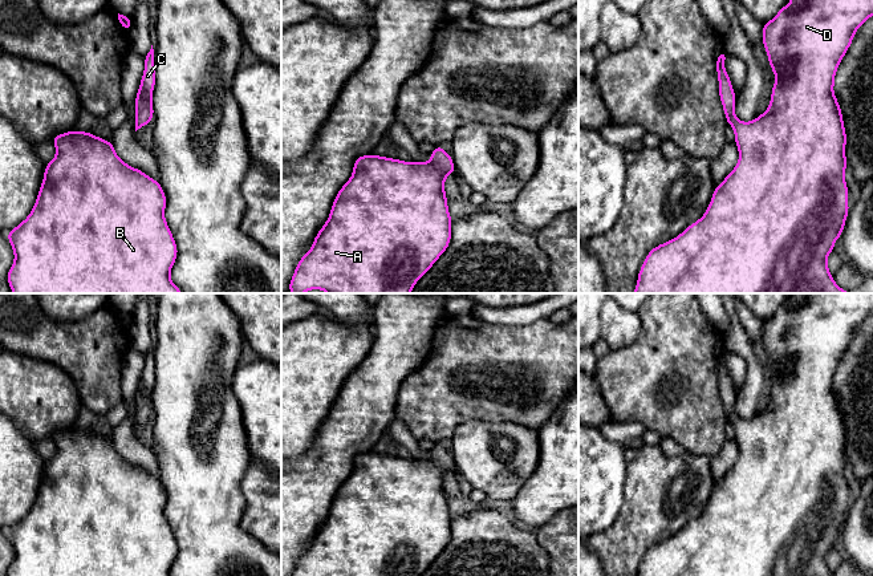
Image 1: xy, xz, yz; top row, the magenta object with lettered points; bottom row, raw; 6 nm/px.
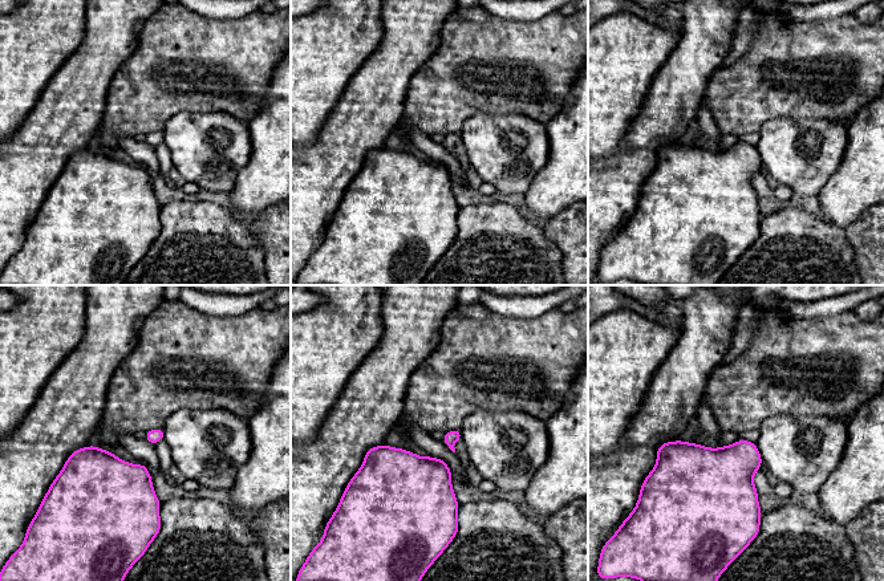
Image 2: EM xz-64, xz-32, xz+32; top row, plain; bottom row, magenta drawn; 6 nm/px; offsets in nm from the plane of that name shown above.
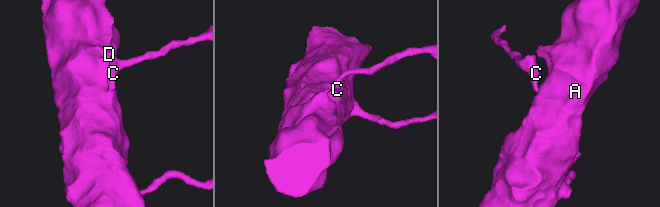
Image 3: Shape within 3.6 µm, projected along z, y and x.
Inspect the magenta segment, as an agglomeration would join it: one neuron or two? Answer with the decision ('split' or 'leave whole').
leave whole

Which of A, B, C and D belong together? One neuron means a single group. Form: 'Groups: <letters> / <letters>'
Groups: A B C D

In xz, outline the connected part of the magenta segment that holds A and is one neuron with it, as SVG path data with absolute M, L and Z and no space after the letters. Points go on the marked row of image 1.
M435 146L429 162L405 162L394 158L379 157L375 154L356 158L350 179L341 187L332 204L326 223L316 235L312 248L299 260L291 279L288 291L291 293L304 293L310 289L321 289L326 293L410 293L417 281L434 265L451 242L452 218L448 212L444 179L454 175L454 162L442 146Z

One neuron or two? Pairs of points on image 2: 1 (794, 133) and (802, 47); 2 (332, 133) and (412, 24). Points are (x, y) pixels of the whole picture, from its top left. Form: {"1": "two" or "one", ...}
{"1": "two", "2": "one"}

